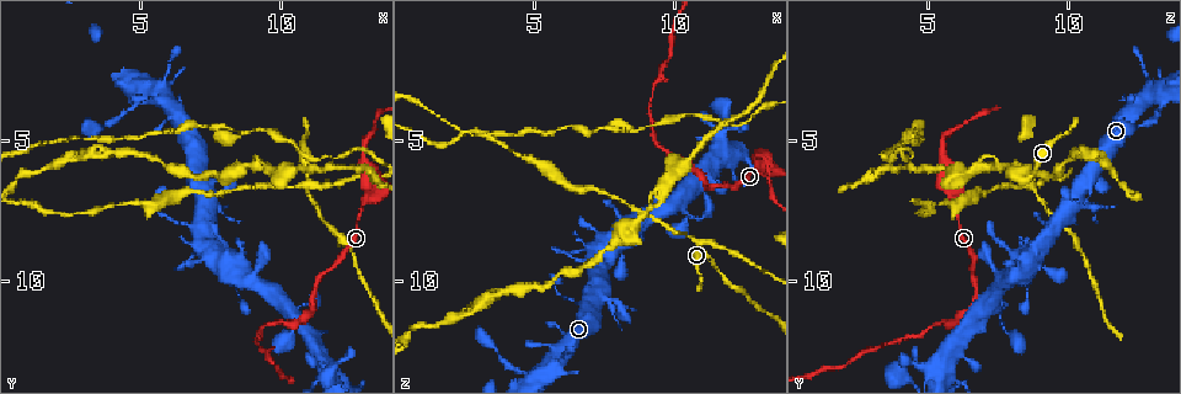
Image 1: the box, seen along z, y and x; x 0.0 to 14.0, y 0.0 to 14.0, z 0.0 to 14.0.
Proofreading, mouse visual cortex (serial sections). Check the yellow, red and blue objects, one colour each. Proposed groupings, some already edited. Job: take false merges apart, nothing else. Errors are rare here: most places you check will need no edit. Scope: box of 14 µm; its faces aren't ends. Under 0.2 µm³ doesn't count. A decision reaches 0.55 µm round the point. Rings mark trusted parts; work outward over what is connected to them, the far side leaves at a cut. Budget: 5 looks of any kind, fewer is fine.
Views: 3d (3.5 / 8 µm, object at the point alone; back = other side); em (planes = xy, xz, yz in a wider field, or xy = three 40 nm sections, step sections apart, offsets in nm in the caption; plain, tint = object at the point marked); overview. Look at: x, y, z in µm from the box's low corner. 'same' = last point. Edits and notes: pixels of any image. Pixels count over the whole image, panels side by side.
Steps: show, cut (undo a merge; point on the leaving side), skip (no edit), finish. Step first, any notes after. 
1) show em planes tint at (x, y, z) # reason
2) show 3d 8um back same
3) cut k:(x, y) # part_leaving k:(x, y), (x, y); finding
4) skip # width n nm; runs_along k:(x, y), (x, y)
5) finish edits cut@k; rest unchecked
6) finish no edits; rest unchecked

show 3d 3.5um at (13.0, 5.7, 5.5) # sudden change in width

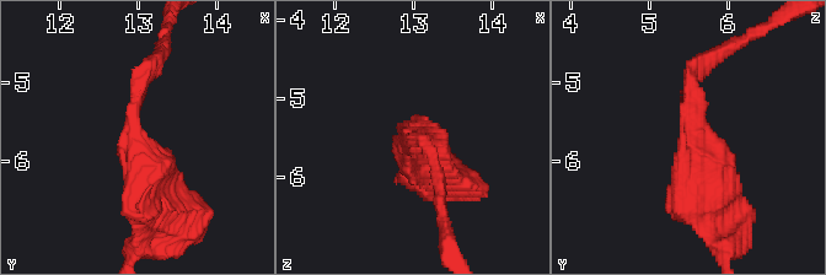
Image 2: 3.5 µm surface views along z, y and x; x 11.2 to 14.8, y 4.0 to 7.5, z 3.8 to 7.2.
show em xy step 3 tint at (13.00, 5.65, 5.55) # arm_widths 200, 500 nm

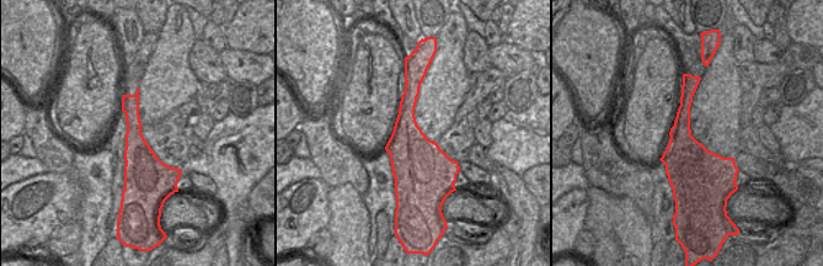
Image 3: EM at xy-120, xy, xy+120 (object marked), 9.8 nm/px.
skip # runs_along 2:(725, 204), (691, 144), (701, 60); all the same cell

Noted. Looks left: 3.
show 3d 3.5um back at (10.8, 6.6, 8.6) # three-way junction

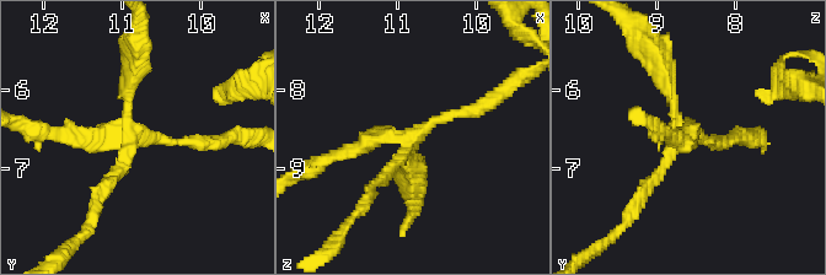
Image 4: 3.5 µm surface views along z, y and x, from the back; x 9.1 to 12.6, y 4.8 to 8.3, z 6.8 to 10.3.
show em xy step 2 tint at (10.80, 6.55, 8.60) # shape alone is not enough

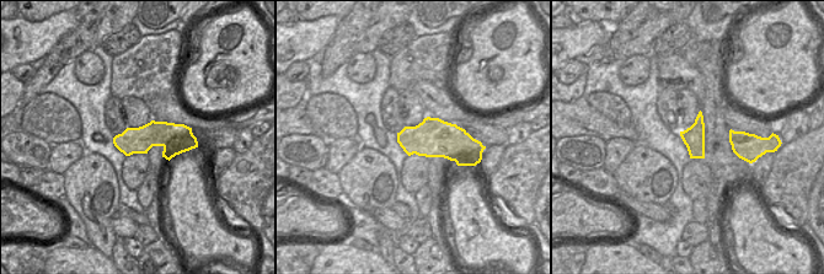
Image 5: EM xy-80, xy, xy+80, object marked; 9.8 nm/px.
cut 4:(685, 145) # part_leaving 4:(684, 129), (706, 141), (743, 138); two cells meet here

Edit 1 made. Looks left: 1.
finish edits cut@4; rest unchecked

